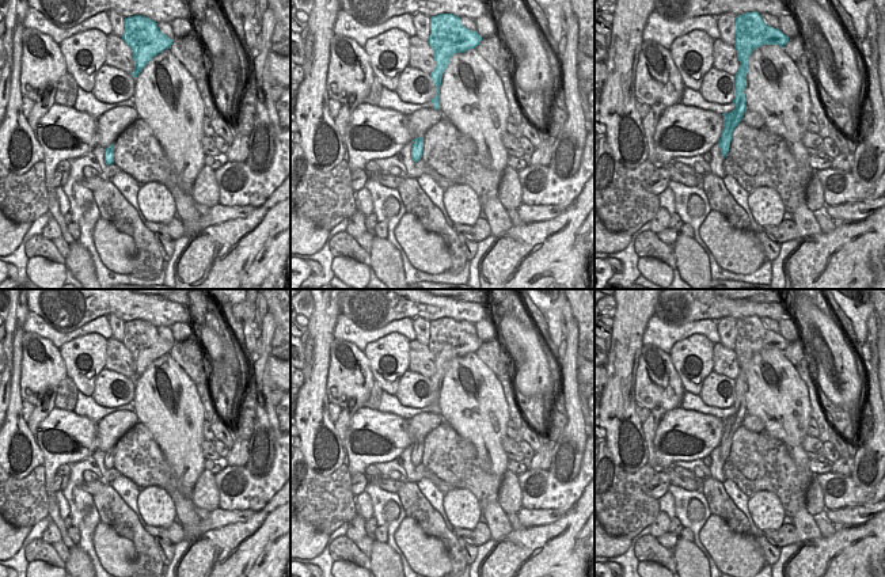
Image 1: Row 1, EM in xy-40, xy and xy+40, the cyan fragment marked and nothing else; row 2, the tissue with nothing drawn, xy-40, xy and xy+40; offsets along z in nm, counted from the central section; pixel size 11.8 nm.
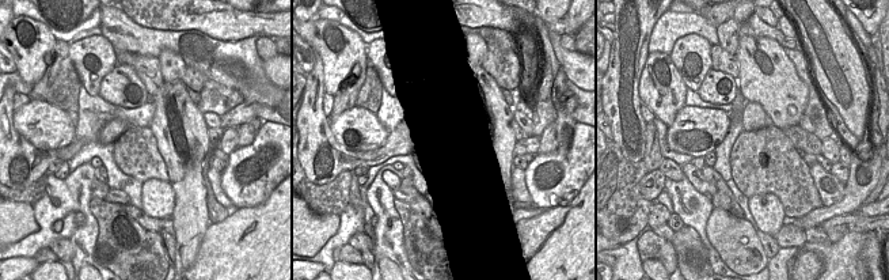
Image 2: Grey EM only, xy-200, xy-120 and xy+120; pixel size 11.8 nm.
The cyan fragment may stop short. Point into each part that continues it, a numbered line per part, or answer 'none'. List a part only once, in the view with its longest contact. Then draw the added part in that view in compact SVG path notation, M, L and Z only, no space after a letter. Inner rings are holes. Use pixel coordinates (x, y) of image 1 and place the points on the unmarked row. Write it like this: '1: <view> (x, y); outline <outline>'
none

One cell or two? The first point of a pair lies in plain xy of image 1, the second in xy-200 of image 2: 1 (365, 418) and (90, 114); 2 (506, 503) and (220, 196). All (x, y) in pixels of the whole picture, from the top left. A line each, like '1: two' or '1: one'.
1: two
2: one

